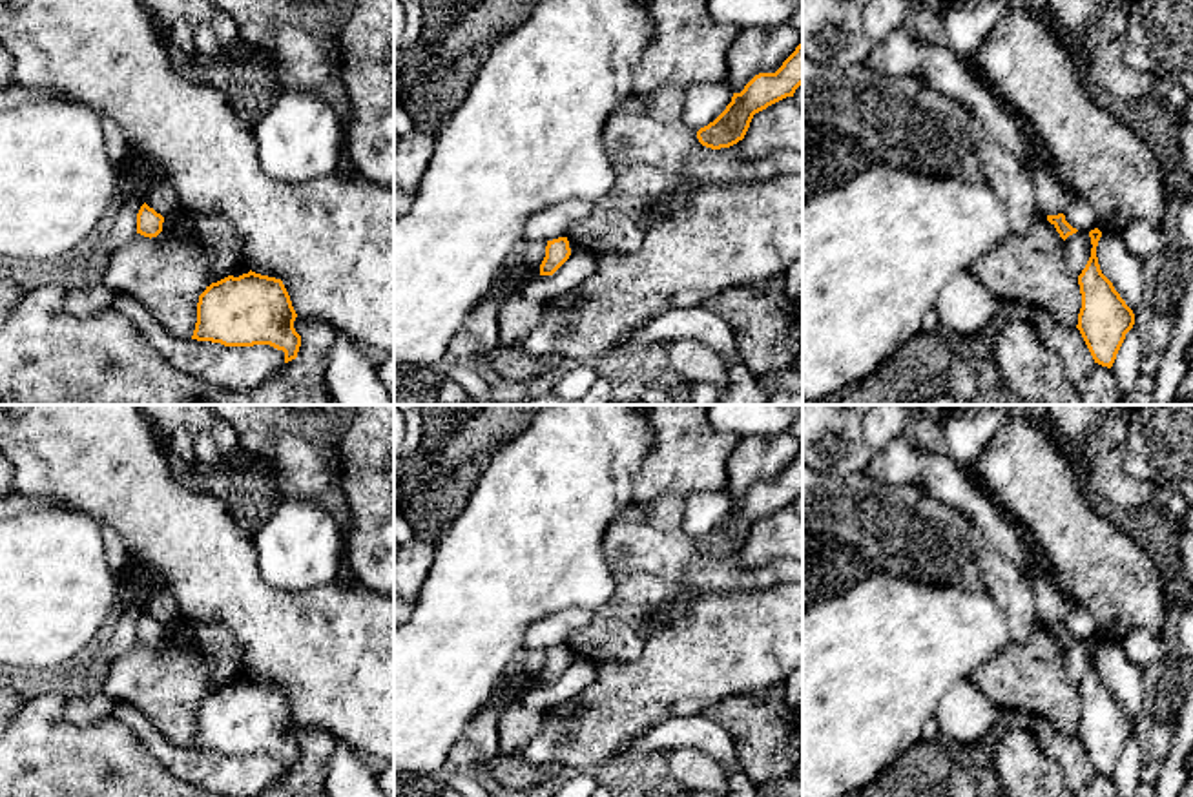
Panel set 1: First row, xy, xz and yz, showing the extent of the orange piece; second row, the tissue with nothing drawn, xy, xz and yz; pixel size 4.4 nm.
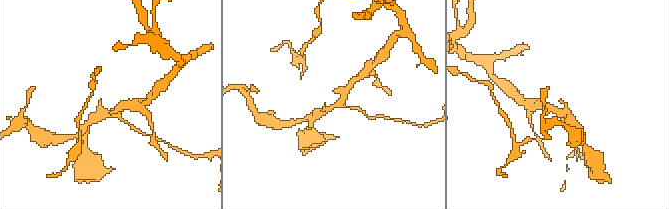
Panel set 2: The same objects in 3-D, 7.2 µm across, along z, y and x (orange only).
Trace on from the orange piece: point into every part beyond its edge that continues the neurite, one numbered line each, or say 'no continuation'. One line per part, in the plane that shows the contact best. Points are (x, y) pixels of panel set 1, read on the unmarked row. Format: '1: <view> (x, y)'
no continuation

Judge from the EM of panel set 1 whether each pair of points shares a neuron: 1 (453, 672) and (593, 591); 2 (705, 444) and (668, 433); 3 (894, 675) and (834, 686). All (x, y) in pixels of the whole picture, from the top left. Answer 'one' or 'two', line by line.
1: one
2: one
3: one

